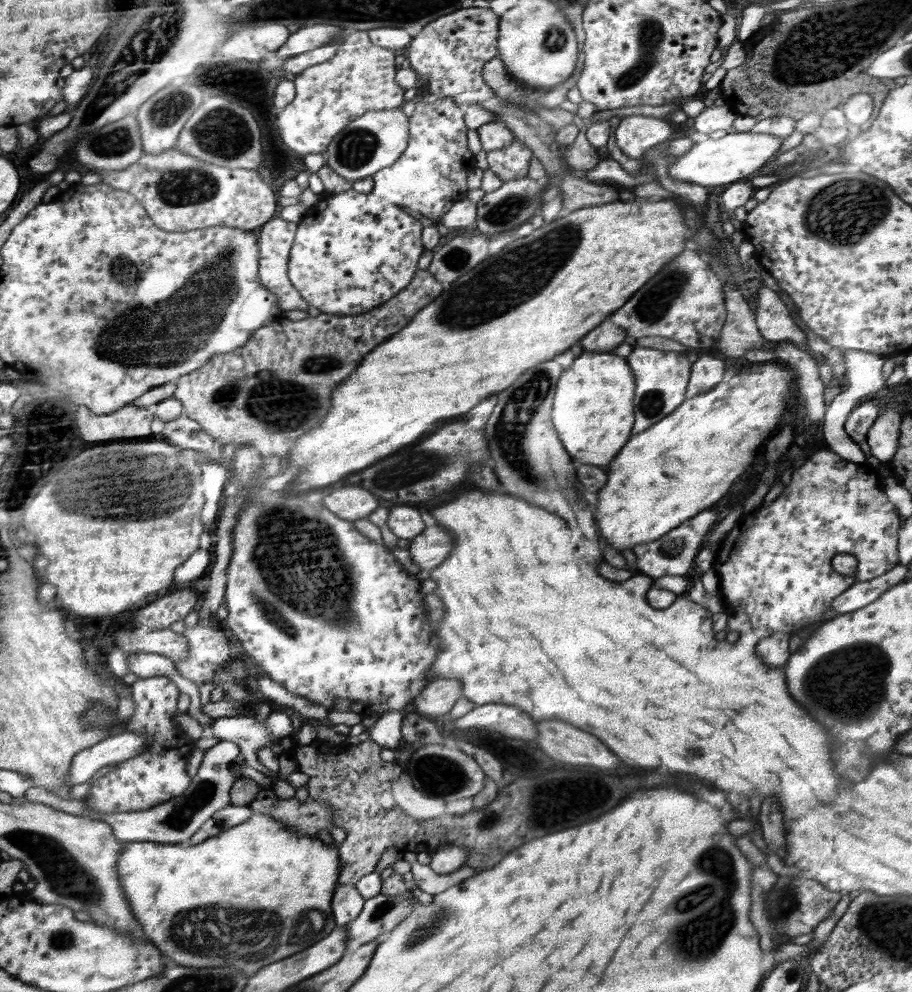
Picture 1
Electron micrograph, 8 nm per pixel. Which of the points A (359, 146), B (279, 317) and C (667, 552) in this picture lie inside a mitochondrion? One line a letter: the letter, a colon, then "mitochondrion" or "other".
A: mitochondrion
B: other
C: other

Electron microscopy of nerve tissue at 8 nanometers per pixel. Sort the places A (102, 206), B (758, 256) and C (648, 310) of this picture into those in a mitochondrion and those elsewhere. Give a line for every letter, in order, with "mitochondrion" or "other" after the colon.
A: other
B: other
C: mitochondrion

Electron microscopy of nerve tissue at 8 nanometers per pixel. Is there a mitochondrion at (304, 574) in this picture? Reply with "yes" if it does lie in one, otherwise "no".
yes

